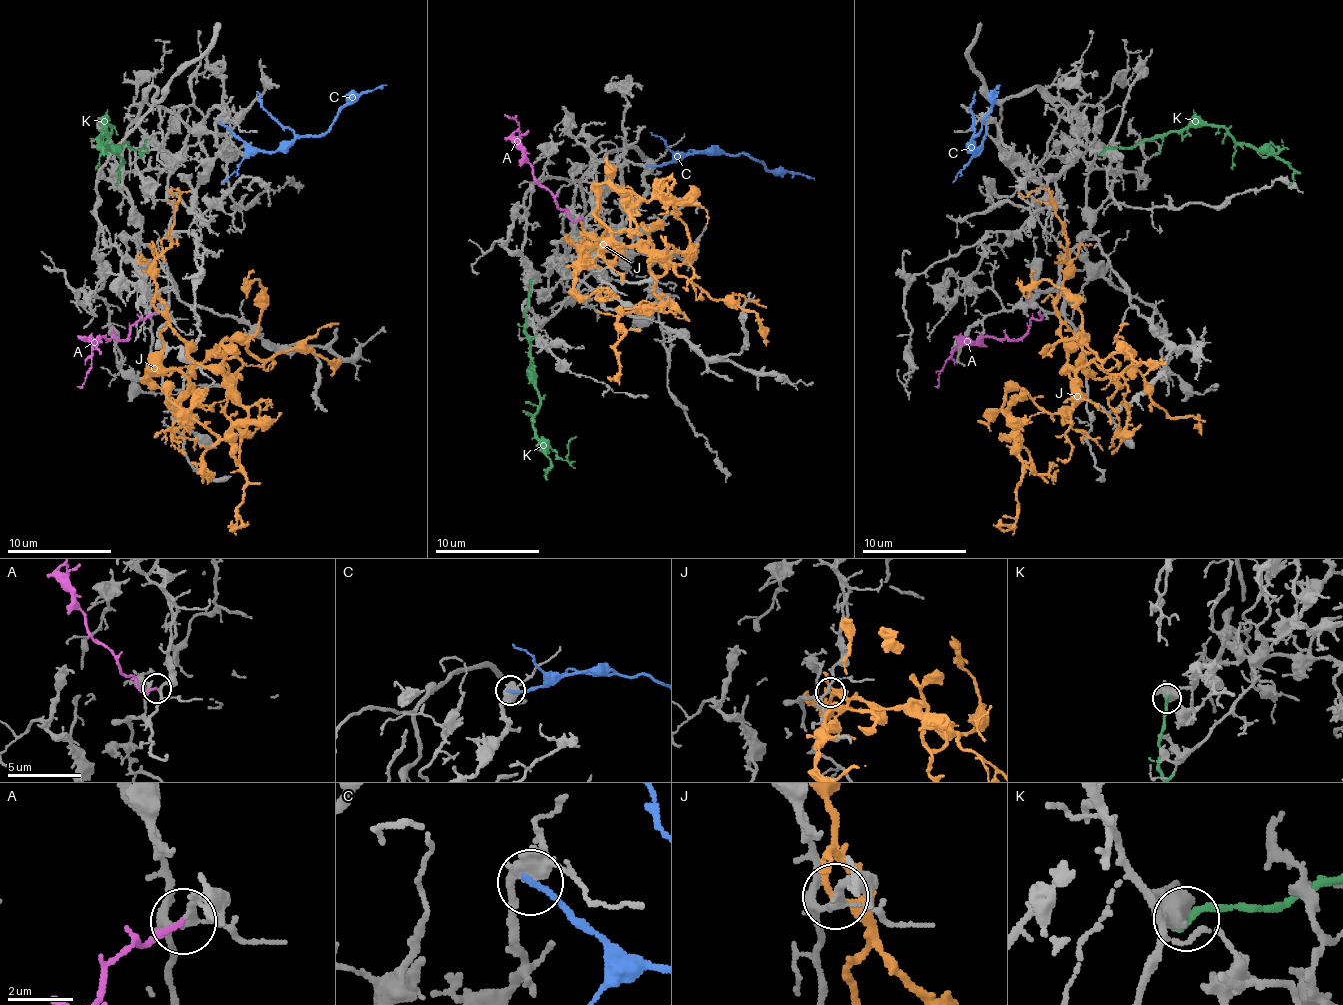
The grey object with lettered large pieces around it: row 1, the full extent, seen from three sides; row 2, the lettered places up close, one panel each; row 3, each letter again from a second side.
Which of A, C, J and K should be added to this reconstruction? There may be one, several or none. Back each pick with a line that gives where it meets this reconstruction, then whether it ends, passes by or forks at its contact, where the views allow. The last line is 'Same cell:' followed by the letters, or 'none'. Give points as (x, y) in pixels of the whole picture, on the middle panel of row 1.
A: meets grey at (583, 218); it ends there
Same cell: A

